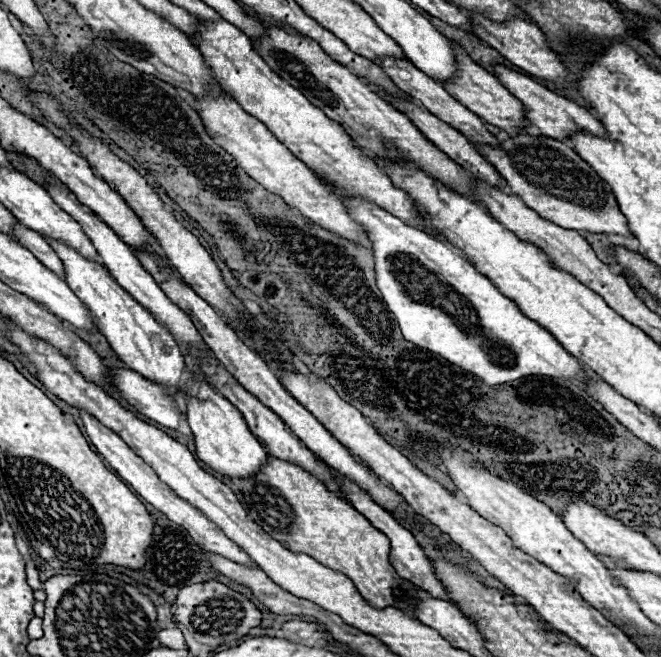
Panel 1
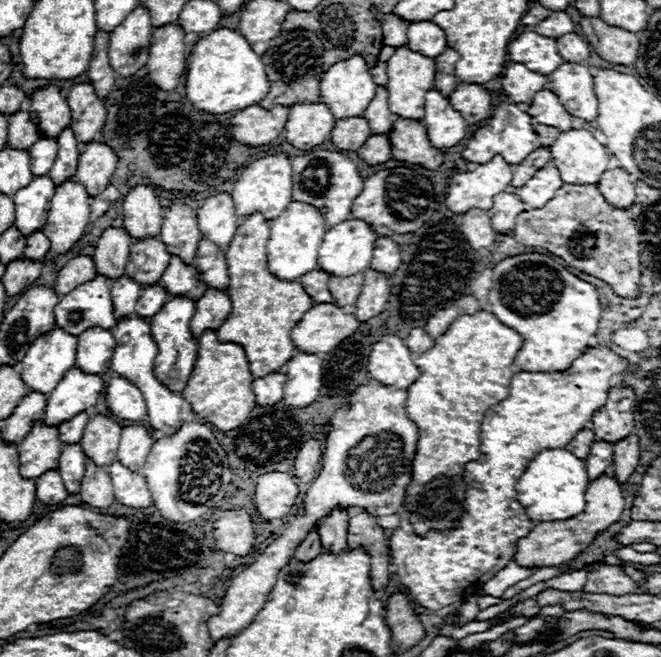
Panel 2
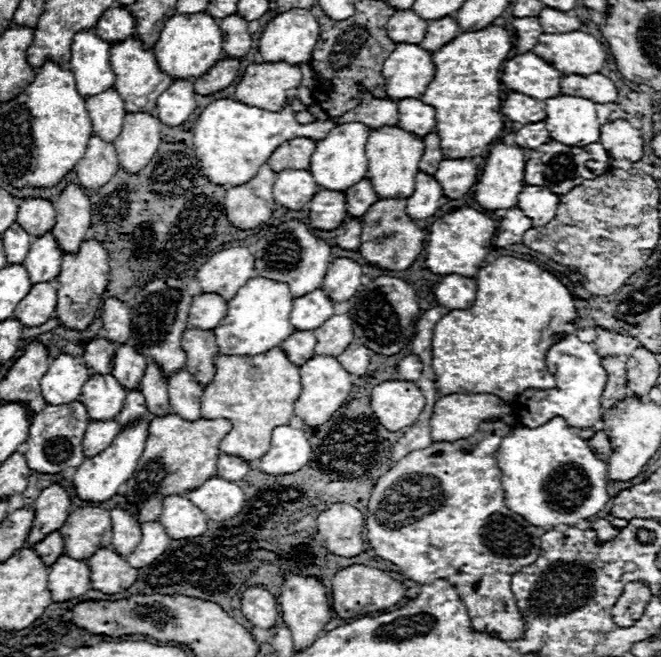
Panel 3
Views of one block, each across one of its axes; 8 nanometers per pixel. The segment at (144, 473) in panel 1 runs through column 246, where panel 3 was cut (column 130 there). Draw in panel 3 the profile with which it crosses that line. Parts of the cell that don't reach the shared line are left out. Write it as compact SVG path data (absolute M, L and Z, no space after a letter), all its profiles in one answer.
M148 522L142 526L142 540L136 546L136 552L132 552L132 556L128 556L128 564L132 564L132 568L144 568L150 566L160 554L166 552L170 544L170 536L164 532L160 522Z

